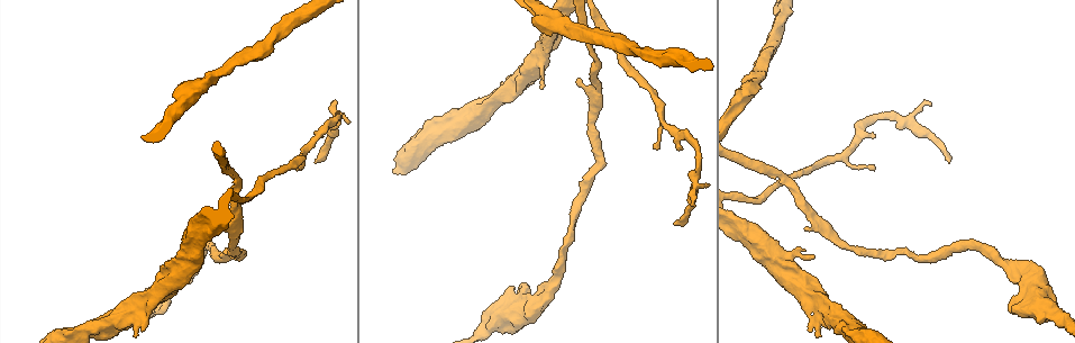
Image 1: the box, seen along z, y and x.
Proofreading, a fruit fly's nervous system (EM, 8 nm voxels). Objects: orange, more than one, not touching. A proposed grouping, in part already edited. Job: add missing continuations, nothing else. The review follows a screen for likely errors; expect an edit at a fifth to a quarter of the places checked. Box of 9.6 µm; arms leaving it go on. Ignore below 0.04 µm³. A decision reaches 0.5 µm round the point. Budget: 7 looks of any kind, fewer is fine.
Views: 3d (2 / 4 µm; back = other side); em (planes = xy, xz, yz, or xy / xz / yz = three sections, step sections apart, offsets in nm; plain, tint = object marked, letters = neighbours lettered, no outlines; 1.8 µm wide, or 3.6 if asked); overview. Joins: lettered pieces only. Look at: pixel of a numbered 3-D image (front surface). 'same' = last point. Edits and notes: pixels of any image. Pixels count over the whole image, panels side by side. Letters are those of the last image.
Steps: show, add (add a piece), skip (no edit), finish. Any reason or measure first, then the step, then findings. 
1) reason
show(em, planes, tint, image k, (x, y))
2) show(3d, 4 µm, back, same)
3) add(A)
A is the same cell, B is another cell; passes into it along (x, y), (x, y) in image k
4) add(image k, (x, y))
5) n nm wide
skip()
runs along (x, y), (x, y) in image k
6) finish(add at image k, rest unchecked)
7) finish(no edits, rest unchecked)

branch stops here
show(em, planes, letters, image 1, (540, 86))

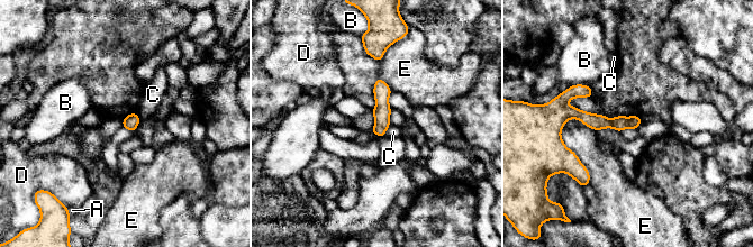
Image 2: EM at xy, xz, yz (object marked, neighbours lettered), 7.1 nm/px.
skip()
A, B, C, D and E are other cells; runs along (561, 118), (638, 120) in image 2; no lettered piece goes on from it

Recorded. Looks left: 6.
thick end
show(em, planes, tint, image 1, (501, 83))

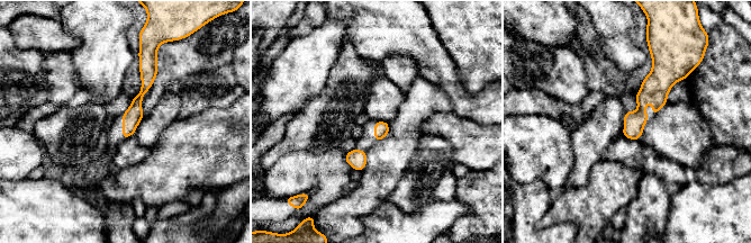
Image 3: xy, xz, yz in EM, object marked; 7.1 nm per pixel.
see the neighbours
show(em, planes, letters, same)

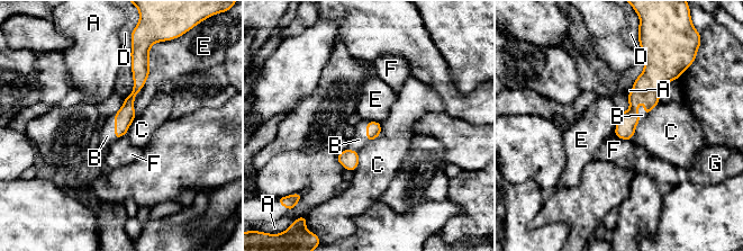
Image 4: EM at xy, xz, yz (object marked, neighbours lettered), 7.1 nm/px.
E touches over 460 nm
add(B)
B is the same cell, A, C, D, E, F and G are other cells; it goes on there

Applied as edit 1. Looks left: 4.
branch stops here
show(em, 3.6 µm, planes, letters, image 1, (1016, 306))

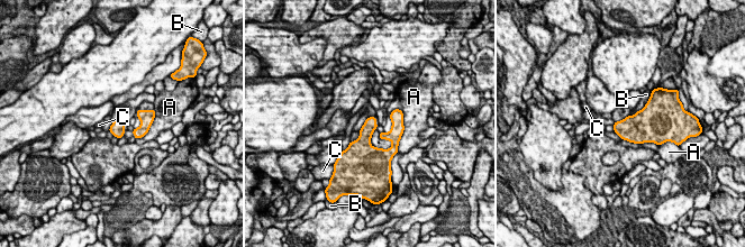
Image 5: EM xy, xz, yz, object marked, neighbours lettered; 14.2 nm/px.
skip()
A, B and C are other cells; border along (650, 97), (641, 109), (629, 116) in image 5; none of them fits

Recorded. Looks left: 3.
finish(add at image 4, rest unchecked)

